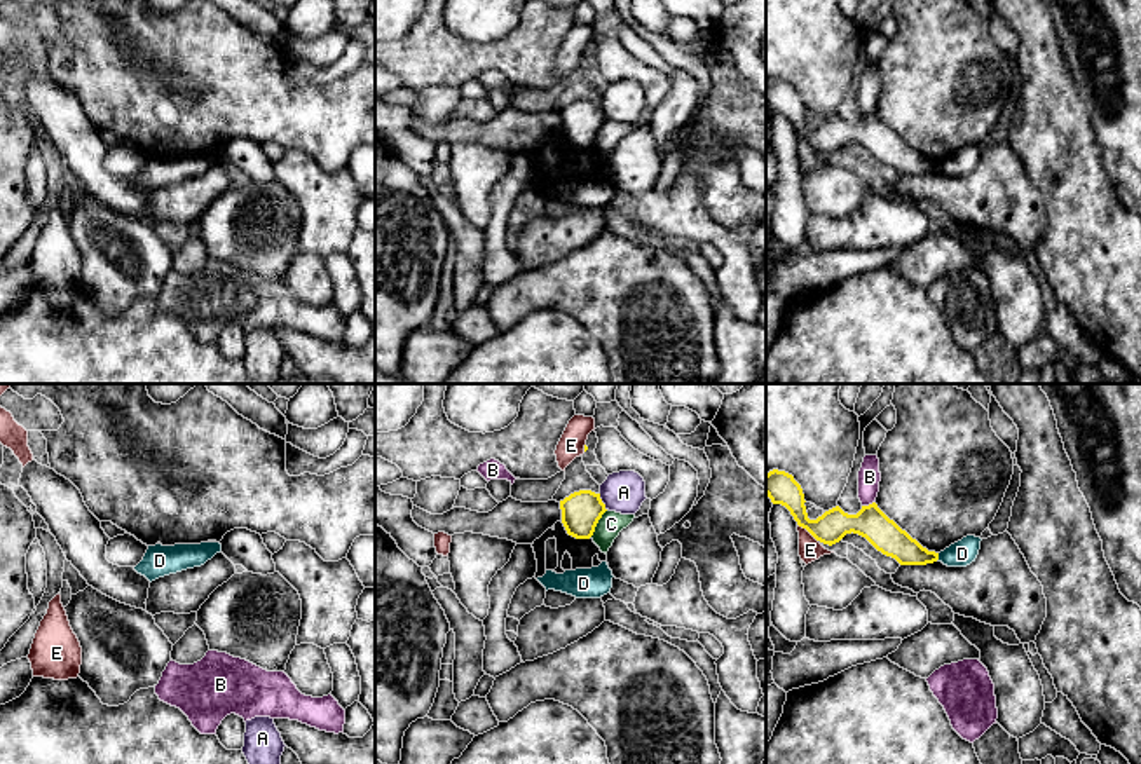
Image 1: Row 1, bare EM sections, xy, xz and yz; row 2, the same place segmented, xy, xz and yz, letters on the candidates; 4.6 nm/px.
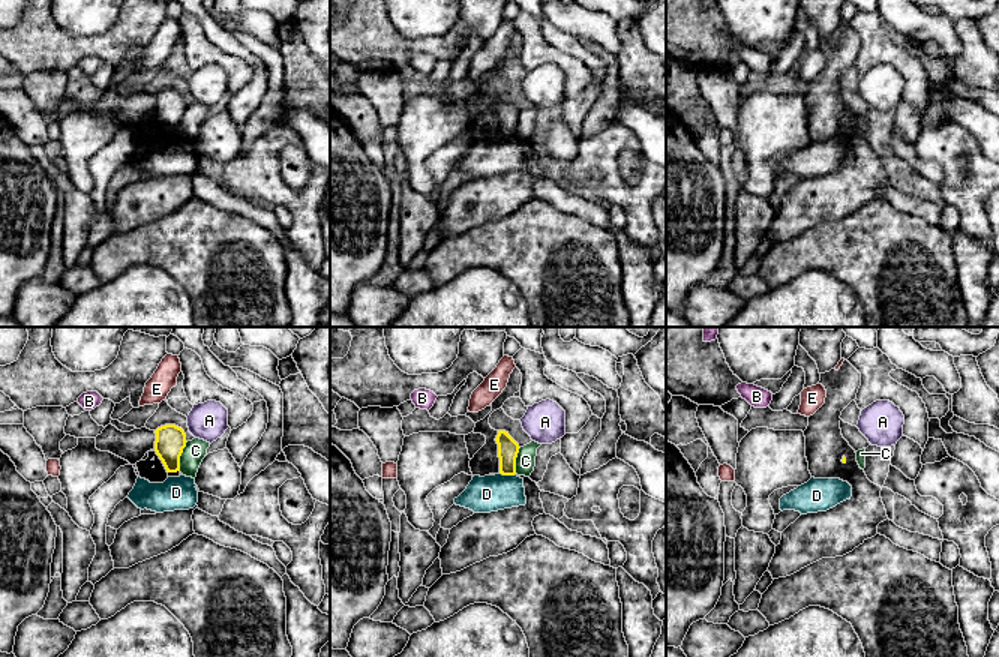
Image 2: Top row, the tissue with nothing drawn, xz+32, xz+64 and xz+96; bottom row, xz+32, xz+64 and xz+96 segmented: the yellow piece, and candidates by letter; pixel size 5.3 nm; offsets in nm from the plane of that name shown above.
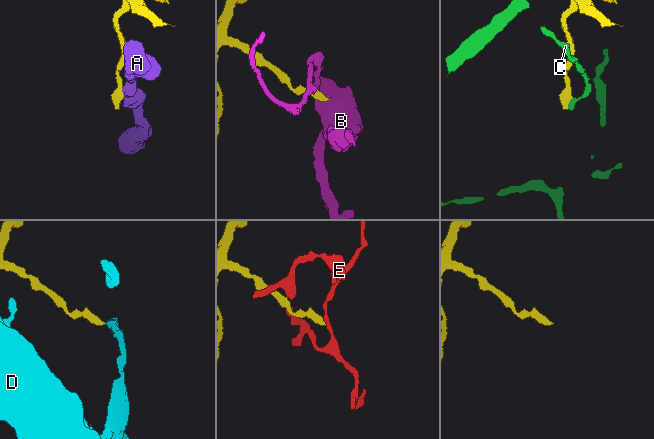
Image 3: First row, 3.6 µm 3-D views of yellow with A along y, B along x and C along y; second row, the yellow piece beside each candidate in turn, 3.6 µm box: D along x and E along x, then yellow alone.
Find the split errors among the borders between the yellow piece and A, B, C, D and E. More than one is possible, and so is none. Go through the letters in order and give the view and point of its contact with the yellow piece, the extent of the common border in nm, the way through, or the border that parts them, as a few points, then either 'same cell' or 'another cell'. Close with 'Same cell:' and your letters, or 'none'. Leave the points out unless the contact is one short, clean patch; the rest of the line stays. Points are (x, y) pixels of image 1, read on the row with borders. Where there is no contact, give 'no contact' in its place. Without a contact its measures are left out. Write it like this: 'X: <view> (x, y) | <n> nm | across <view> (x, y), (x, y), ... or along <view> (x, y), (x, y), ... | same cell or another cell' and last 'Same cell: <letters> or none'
A: xz (602, 503) | 90 nm | along xz (599, 494), (606, 510) | another cell
B: yz (869, 504) | 70 nm | along yz (874, 501), (862, 506) | another cell
C: xz (597, 522) | 150 nm | along xz (608, 510), (590, 536) | another cell
D: yz (937, 557) | 30 nm | along yz (937, 553), (939, 559) | another cell
E: yz (808, 531) | 130 nm | along yz (798, 524), (817, 541) | another cell
Same cell: none

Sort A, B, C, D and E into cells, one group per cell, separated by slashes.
A / B / C / D / E

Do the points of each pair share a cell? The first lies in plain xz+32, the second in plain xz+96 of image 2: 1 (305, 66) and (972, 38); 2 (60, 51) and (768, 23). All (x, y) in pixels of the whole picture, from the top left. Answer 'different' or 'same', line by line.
1: same
2: different

